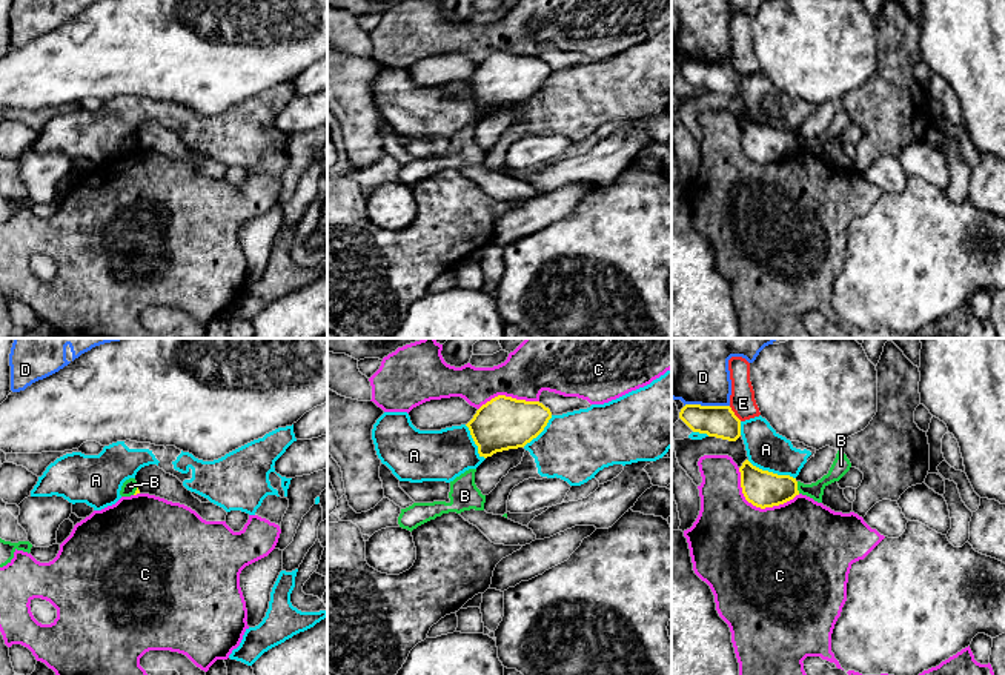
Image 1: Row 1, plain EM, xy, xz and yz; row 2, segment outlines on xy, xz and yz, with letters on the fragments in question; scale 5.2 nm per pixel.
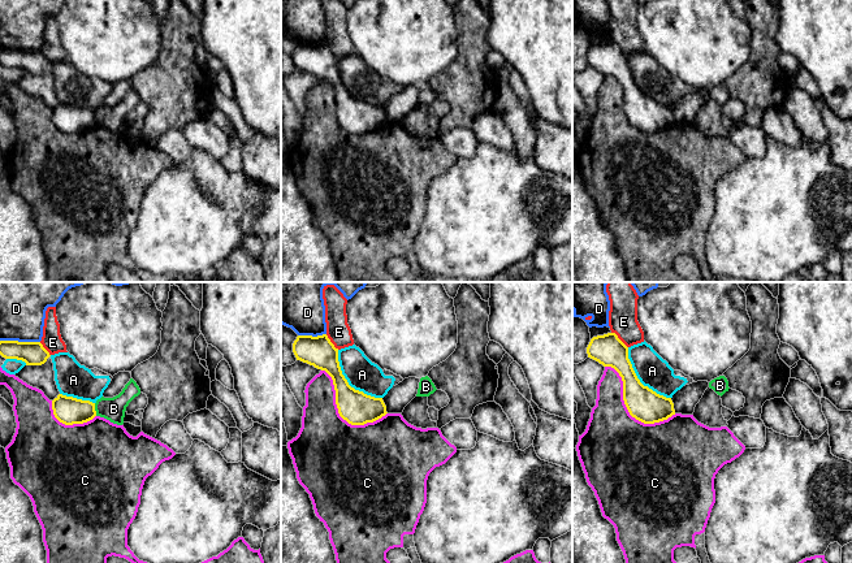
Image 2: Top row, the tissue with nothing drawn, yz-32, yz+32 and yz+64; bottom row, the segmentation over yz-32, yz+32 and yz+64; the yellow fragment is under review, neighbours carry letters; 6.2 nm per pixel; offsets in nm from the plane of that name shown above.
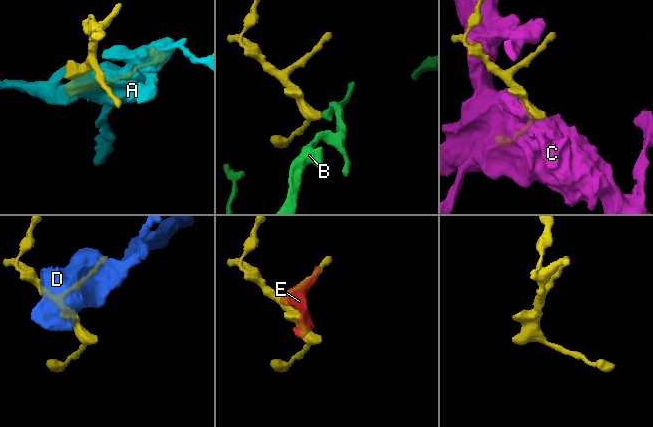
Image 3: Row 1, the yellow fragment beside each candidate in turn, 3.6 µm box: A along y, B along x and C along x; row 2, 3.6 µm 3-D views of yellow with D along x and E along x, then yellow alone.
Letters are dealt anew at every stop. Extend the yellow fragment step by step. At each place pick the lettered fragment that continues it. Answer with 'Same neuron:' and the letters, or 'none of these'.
Same neuron: none of these

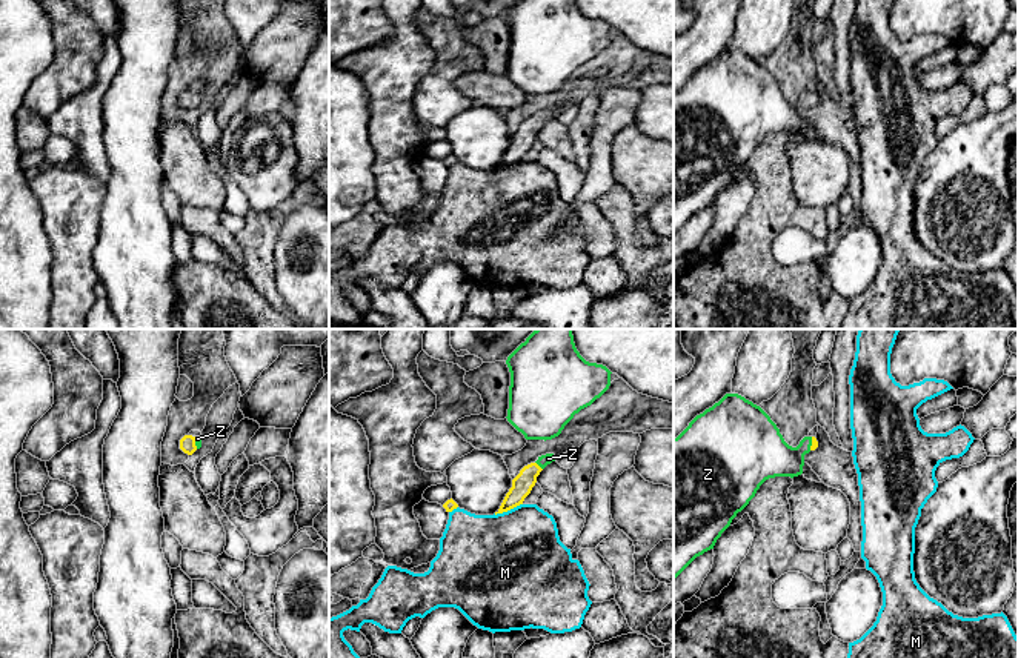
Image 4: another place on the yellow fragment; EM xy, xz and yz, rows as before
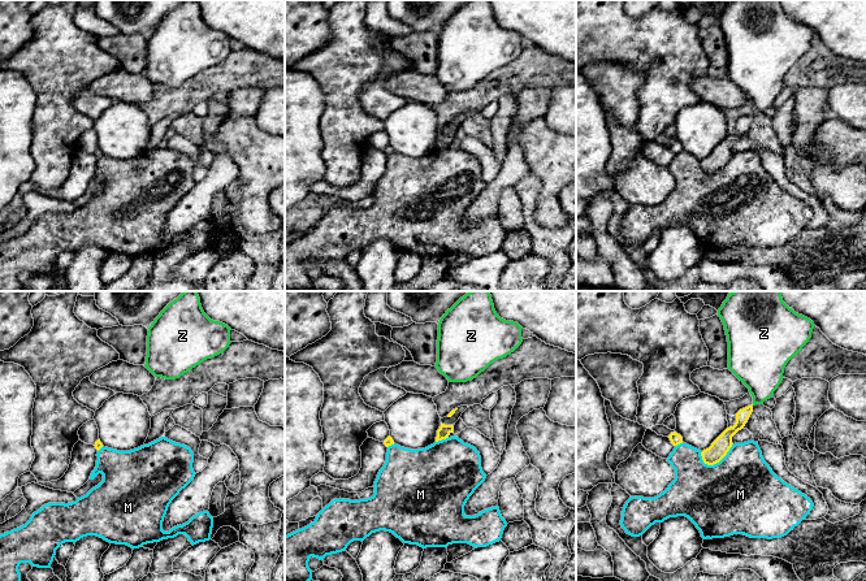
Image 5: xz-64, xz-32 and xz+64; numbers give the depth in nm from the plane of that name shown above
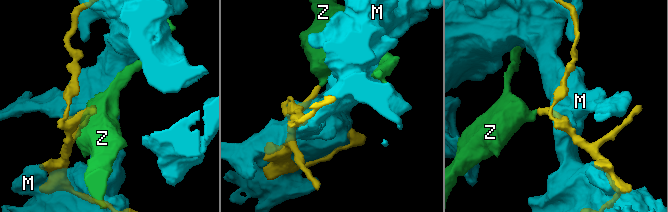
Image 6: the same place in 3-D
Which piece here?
Same neuron: Z

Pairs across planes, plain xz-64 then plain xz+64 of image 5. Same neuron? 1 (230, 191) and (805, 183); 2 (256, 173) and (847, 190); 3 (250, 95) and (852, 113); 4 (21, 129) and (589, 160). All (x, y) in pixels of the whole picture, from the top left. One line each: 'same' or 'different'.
1: same
2: different
3: different
4: same

